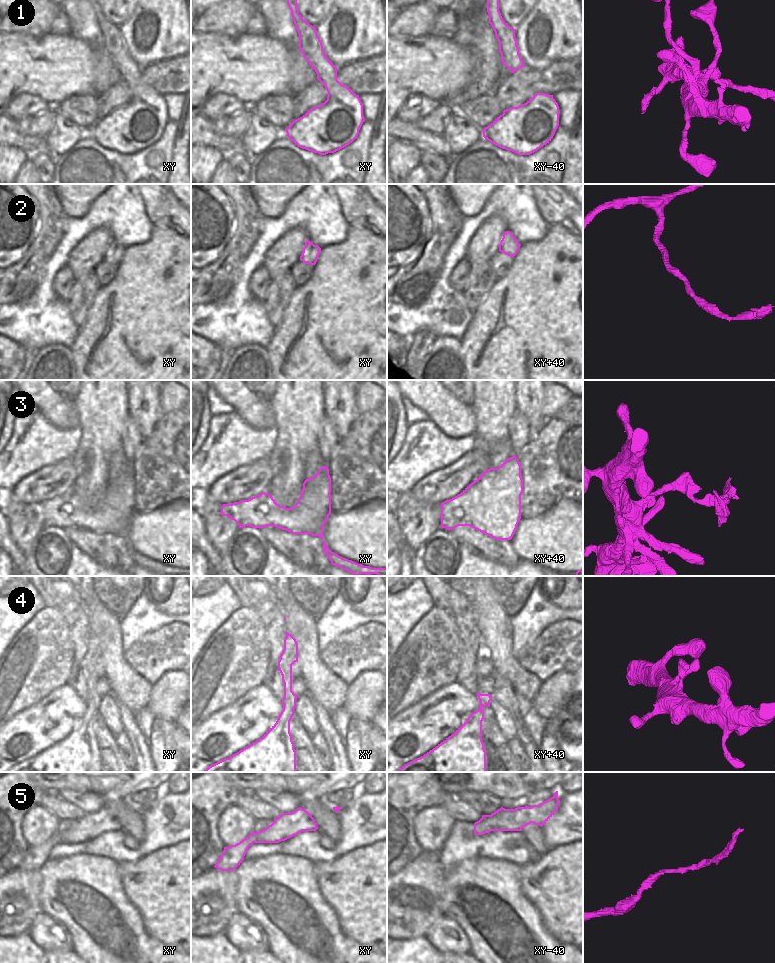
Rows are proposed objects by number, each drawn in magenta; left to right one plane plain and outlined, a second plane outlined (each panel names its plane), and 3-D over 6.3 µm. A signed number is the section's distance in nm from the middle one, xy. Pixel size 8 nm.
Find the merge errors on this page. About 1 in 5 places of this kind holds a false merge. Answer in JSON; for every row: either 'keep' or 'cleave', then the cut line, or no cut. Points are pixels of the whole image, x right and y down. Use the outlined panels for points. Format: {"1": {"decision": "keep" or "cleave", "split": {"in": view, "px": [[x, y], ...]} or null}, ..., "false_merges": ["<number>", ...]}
{"1": {"decision": "keep", "split": null}, "2": {"decision": "keep", "split": null}, "3": {"decision": "cleave", "split": {"in": "xy", "px": [[324, 466], [324, 474], [328, 479], [328, 490], [330, 492]]}}, "4": {"decision": "keep", "split": null}, "5": {"decision": "keep", "split": null}, "false_merges": ["3"]}

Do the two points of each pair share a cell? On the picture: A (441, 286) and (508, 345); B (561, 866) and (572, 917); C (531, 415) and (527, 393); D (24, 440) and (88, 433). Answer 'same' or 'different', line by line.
A: different
B: same
C: same
D: different

